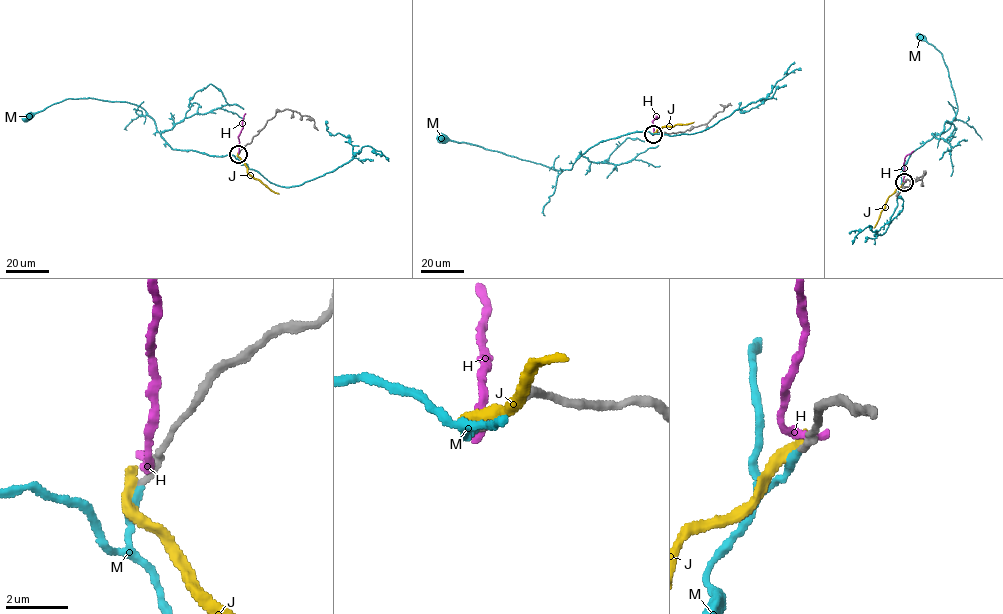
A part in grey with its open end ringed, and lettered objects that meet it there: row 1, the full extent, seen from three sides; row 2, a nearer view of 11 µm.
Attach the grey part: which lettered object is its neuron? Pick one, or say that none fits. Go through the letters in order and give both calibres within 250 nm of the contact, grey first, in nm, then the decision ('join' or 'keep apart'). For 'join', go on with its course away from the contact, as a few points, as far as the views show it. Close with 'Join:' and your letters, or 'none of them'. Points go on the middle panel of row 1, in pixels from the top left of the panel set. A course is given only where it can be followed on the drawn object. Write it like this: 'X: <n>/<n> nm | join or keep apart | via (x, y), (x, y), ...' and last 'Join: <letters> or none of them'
H: 280/300 nm | keep apart
J: 200/380 nm | keep apart
M: 200/280 nm | join | via (653, 134), (645, 131), (628, 132), (600, 141), (576, 160), (572, 169), (561, 170), (478, 146), (441, 139)
Join: M

